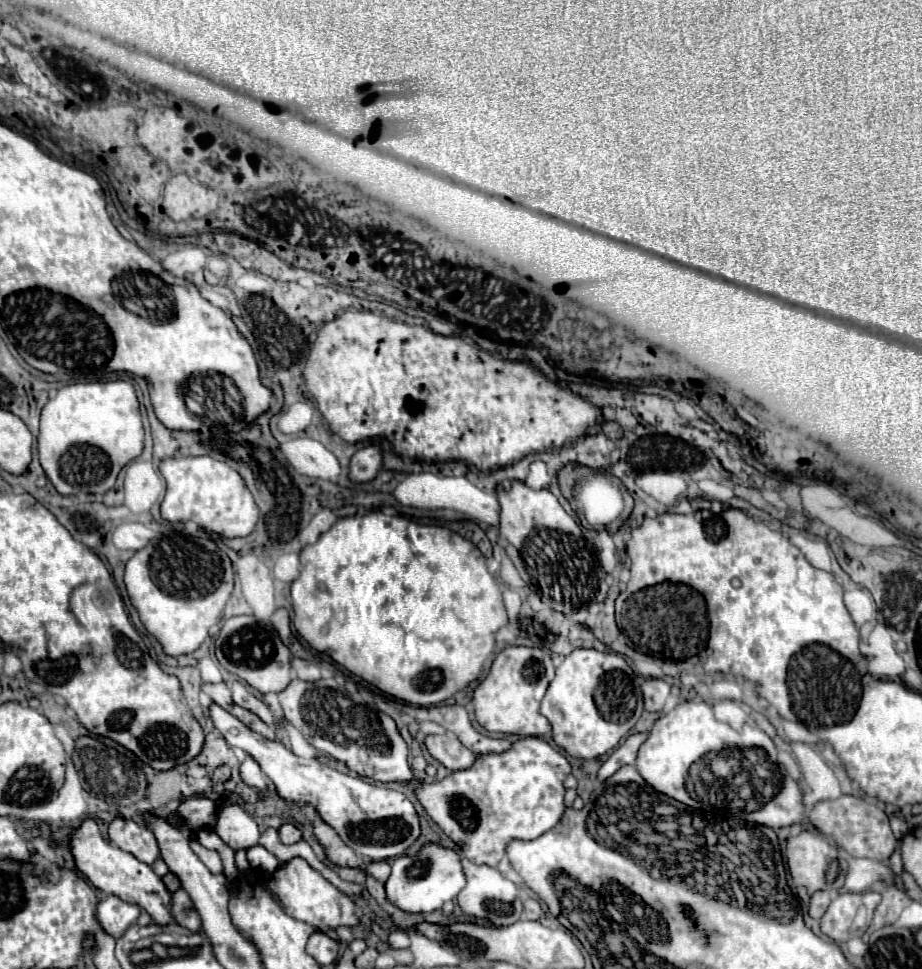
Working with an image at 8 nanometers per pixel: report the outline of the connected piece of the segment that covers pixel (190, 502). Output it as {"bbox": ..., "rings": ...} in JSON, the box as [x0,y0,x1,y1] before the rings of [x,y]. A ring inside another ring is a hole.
{"bbox":[159,455,259,537],"rings":[[[207,455],[171,457],[161,461],[159,471],[167,481],[167,493],[161,503],[161,517],[165,521],[185,523],[191,519],[205,531],[221,537],[247,537],[253,531],[259,519],[259,507],[241,475],[227,463]]]}

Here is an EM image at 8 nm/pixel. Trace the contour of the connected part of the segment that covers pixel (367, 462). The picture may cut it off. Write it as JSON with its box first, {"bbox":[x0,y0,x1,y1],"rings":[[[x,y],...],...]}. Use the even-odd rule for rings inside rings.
{"bbox":[349,445,381,483],"rings":[[[367,445],[351,457],[349,479],[353,483],[367,483],[375,479],[379,469],[381,469],[381,451],[375,445]]]}

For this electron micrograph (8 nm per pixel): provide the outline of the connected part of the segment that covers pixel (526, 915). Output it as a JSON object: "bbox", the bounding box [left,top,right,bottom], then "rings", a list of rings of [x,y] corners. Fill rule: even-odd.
{"bbox":[523,899,541,921],"rings":[[[527,899],[525,901],[525,911],[523,911],[523,919],[531,919],[531,921],[537,921],[541,917],[541,907],[537,901],[533,899]]]}

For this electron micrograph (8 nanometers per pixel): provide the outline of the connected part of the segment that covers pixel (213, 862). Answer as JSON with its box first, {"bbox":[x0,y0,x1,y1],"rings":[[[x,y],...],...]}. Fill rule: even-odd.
{"bbox":[189,839,223,874],"rings":[[[189,839],[189,845],[193,849],[193,853],[205,863],[205,867],[213,874],[223,873],[223,863],[217,851],[209,851],[203,845],[199,845],[197,839]]]}

